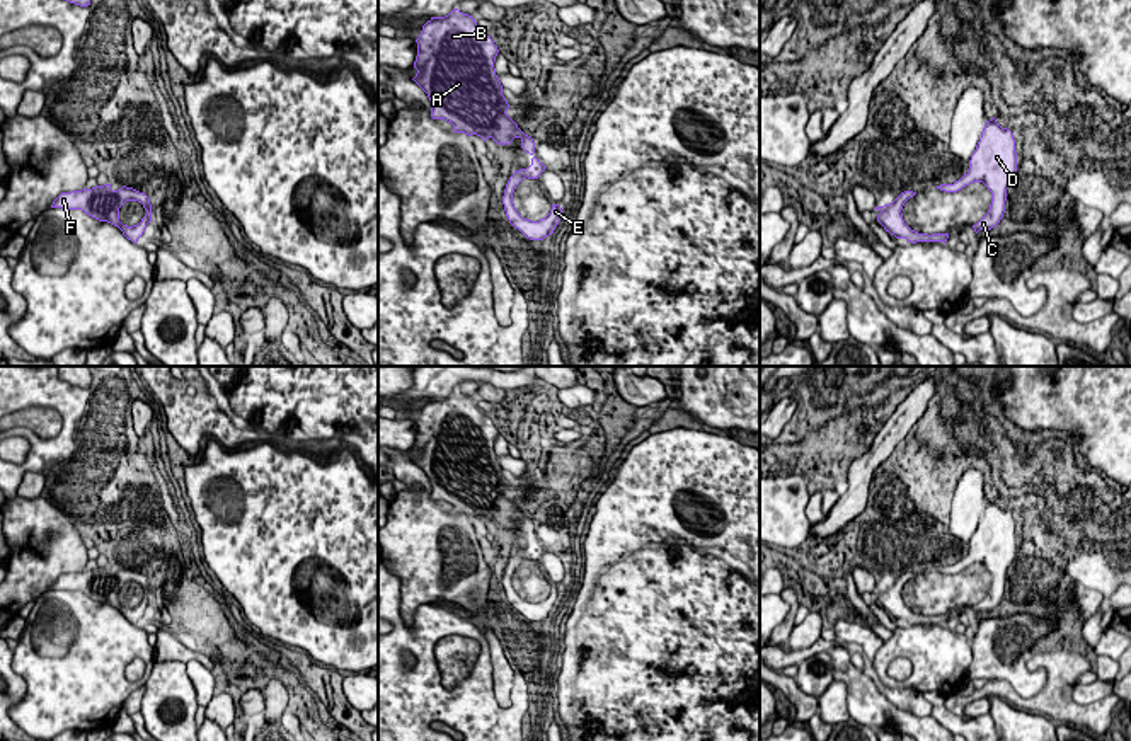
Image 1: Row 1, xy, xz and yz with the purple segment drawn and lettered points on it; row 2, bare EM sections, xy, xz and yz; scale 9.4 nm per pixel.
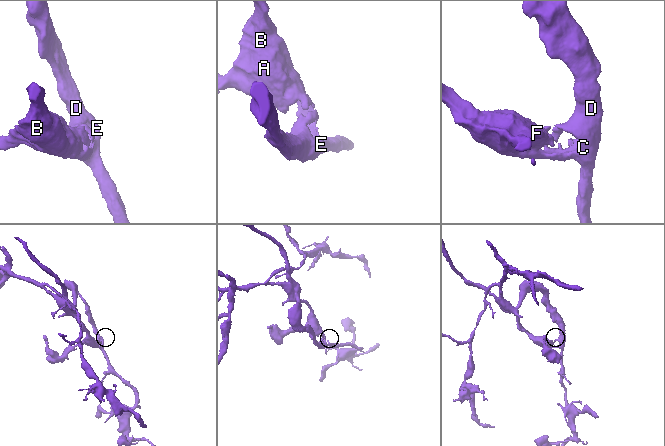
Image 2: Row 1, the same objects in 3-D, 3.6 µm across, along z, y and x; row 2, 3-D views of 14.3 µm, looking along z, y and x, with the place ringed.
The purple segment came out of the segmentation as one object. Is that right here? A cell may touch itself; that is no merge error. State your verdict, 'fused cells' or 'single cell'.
single cell

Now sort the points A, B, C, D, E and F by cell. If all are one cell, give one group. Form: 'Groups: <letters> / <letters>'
Groups: A B C D E F

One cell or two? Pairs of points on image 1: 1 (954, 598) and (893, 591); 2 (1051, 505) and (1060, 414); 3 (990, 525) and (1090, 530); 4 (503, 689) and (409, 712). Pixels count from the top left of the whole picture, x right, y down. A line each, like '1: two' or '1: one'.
1: one
2: two
3: two
4: two

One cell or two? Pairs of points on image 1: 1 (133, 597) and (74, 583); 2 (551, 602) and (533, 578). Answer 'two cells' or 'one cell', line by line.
1: one cell
2: one cell

